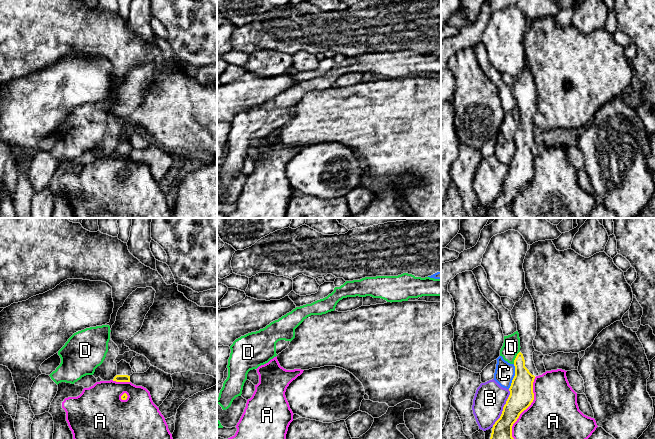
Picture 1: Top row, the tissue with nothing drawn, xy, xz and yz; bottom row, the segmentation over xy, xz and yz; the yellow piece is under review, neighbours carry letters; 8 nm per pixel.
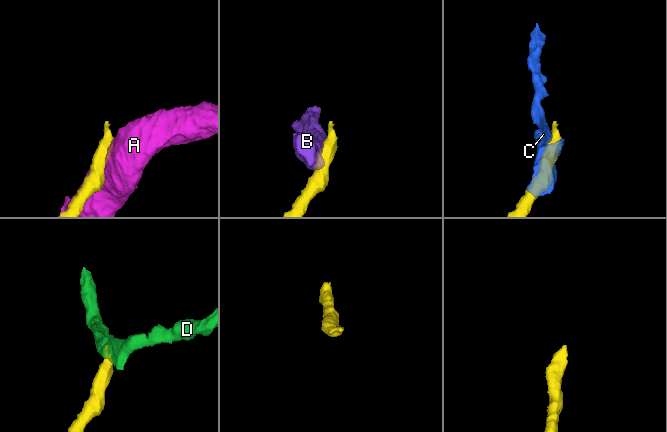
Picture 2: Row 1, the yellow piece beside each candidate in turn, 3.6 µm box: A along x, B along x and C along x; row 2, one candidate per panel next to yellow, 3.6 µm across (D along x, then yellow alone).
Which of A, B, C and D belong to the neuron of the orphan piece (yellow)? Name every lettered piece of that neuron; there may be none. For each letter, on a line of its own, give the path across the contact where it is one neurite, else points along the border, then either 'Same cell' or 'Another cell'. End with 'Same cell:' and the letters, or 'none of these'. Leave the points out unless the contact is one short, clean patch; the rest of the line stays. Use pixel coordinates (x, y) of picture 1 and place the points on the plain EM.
A: Another cell
B: Another cell
C: Boundary: yz (514, 140), (514, 153), (508, 164). Another cell
D: Boundary: yz (519, 127), (513, 139). Another cell
Same cell: none of these

